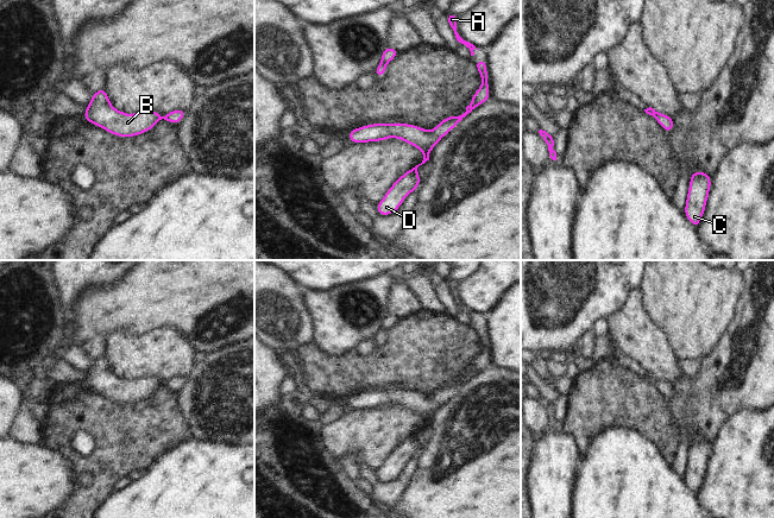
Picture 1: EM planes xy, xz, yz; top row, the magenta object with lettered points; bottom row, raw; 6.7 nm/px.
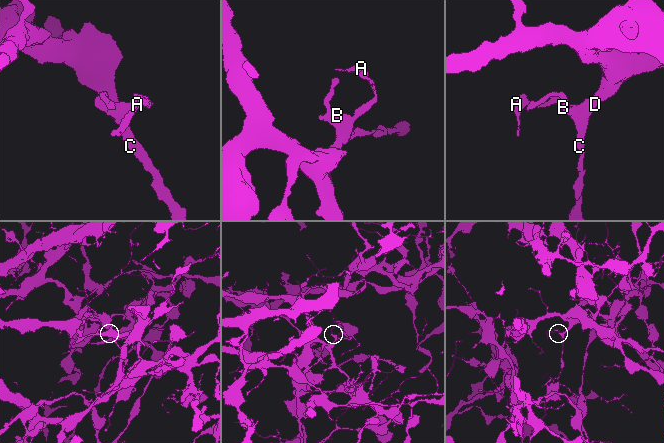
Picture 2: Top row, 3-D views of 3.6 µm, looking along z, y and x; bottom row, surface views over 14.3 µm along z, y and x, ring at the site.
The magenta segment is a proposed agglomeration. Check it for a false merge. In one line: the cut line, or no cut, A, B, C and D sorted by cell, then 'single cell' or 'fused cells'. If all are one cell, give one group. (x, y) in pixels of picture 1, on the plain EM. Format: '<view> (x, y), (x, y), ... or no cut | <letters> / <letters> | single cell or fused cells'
no cut | A B C D | single cell

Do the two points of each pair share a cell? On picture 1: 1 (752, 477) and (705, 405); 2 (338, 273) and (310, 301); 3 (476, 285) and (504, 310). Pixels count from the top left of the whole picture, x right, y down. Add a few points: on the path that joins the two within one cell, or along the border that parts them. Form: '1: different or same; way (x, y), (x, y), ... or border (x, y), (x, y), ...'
1: different; border (741, 409), (723, 423), (711, 446)
2: different; border (348, 283), (321, 290), (306, 289)
3: different; border (508, 286), (502, 296), (483, 314)

